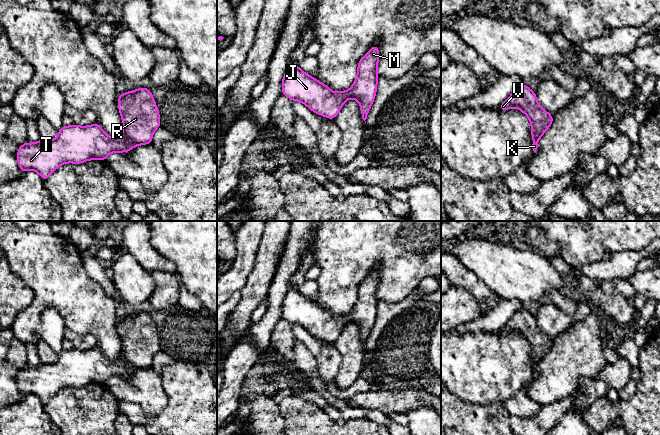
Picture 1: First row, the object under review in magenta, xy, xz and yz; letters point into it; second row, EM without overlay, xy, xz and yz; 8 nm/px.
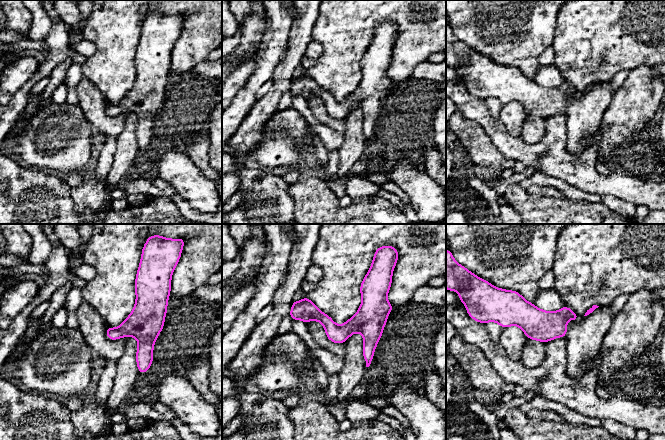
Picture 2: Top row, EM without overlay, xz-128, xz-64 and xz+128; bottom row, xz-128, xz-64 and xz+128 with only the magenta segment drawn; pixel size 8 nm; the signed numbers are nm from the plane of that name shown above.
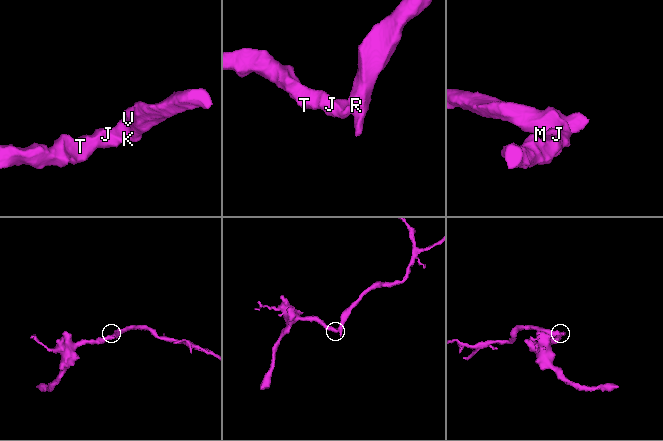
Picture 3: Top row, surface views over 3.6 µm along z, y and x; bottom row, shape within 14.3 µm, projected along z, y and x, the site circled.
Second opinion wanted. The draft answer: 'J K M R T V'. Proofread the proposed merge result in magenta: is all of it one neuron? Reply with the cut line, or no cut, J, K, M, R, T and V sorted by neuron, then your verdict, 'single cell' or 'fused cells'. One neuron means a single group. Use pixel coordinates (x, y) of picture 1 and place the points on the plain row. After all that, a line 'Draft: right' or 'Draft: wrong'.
no cut | J K M R T V | single cell
Draft: right

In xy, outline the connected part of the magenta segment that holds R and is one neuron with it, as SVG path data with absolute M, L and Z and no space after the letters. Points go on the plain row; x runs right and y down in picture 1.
M140 311L118 319L118 333L122 341L121 360L110 361L96 346L90 350L62 350L53 364L40 363L36 367L24 367L17 376L17 386L22 397L34 394L46 404L59 390L65 387L81 388L88 384L102 384L112 376L125 377L138 369L152 366L154 355L160 351L160 339L150 313Z

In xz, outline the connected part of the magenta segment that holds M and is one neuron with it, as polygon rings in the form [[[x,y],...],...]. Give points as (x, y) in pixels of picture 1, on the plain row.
[[[373,269],[371,273],[359,284],[357,292],[357,301],[349,314],[333,316],[327,309],[319,306],[315,301],[311,301],[302,295],[297,288],[288,290],[282,303],[282,319],[287,320],[291,325],[300,325],[310,334],[318,339],[333,344],[340,336],[344,327],[350,323],[355,323],[361,331],[362,343],[365,345],[370,335],[372,327],[377,316],[377,307],[379,299],[377,290],[379,286],[379,272]]]

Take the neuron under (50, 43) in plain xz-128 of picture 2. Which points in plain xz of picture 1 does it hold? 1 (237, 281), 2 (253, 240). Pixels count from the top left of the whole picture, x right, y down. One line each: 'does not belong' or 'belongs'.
1: does not belong
2: does not belong

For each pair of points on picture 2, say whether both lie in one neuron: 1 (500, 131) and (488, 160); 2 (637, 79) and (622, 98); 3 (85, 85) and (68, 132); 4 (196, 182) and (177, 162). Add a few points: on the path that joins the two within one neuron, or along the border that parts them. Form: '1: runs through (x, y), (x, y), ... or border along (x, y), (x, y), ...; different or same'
1: border along (480, 126), (491, 142), (507, 158), (512, 160); different
2: runs through (637, 84), (627, 94); same
3: border along (78, 105), (91, 125); different
4: runs through (191, 177), (181, 167); same

